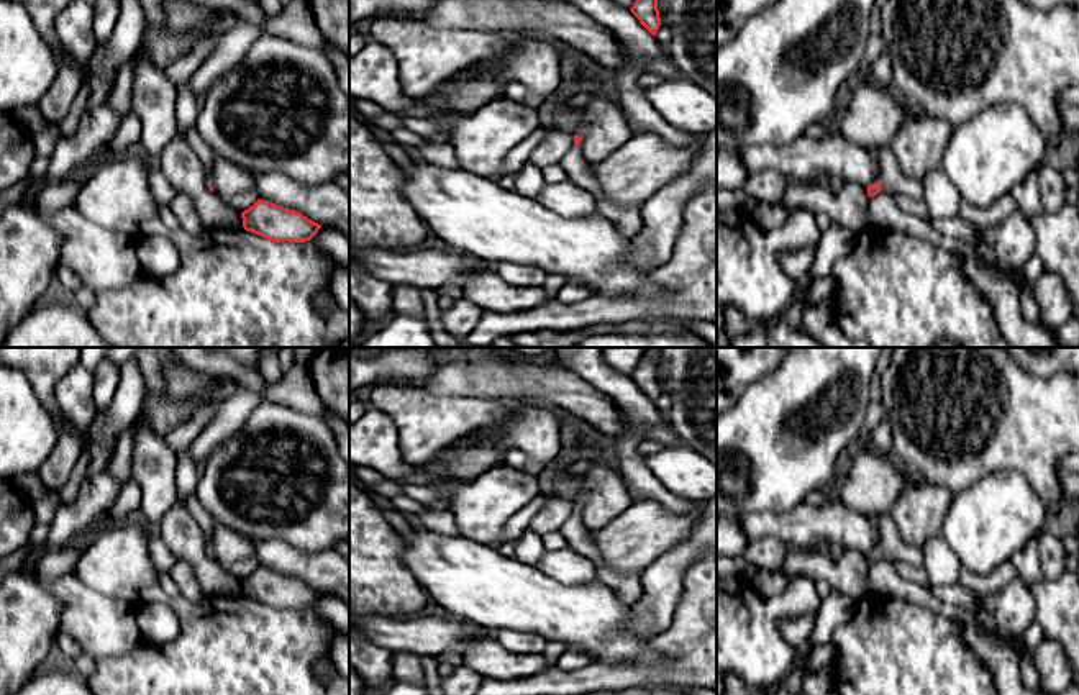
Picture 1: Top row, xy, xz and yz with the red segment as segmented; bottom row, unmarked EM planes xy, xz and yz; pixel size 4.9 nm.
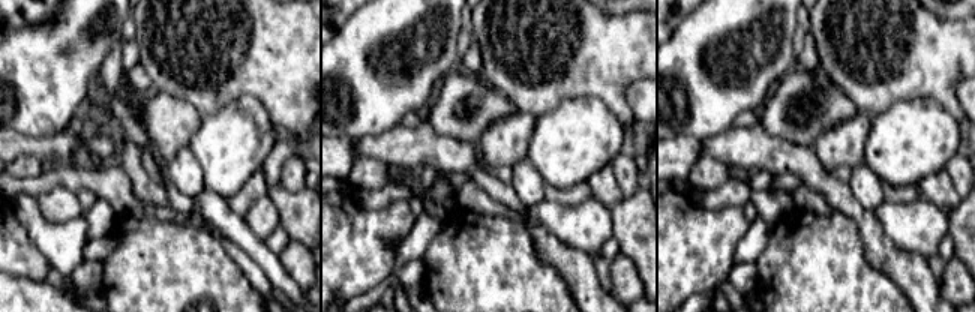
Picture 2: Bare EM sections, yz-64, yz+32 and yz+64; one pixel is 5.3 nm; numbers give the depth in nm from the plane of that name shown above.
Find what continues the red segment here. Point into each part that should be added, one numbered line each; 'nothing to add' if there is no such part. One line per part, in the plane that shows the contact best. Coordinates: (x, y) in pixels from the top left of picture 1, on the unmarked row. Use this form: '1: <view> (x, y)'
1: yz (892, 548)

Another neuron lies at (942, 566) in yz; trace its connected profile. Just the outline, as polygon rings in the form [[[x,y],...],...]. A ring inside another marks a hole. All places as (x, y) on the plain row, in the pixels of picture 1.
[[[941,534],[933,536],[923,546],[923,569],[931,585],[948,587],[961,584],[961,562],[948,547]]]

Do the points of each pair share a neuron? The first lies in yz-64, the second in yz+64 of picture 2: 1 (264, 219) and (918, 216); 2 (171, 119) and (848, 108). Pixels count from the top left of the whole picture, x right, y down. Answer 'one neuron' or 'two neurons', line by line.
1: one neuron
2: two neurons

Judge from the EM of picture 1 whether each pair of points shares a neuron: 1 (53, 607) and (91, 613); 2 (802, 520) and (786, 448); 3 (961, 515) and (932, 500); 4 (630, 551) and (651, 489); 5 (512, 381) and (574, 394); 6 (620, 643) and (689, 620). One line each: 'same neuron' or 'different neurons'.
1: different neurons
2: different neurons
3: different neurons
4: different neurons
5: same neuron
6: different neurons

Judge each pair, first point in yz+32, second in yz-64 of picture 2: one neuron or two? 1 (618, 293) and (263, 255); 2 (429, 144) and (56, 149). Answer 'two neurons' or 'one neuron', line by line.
1: two neurons
2: one neuron

